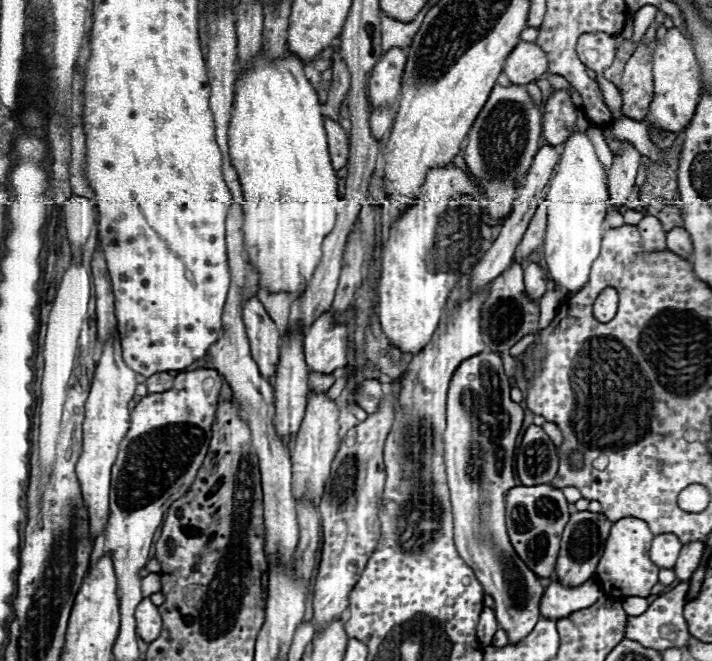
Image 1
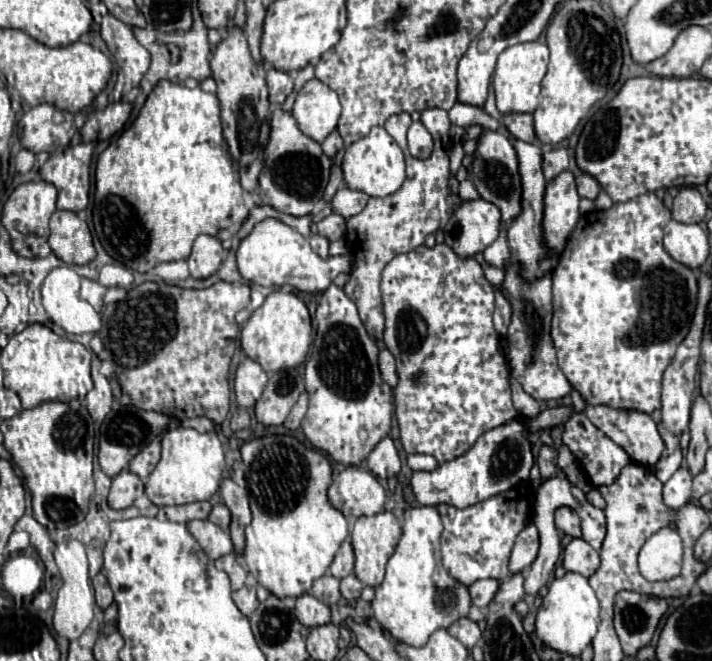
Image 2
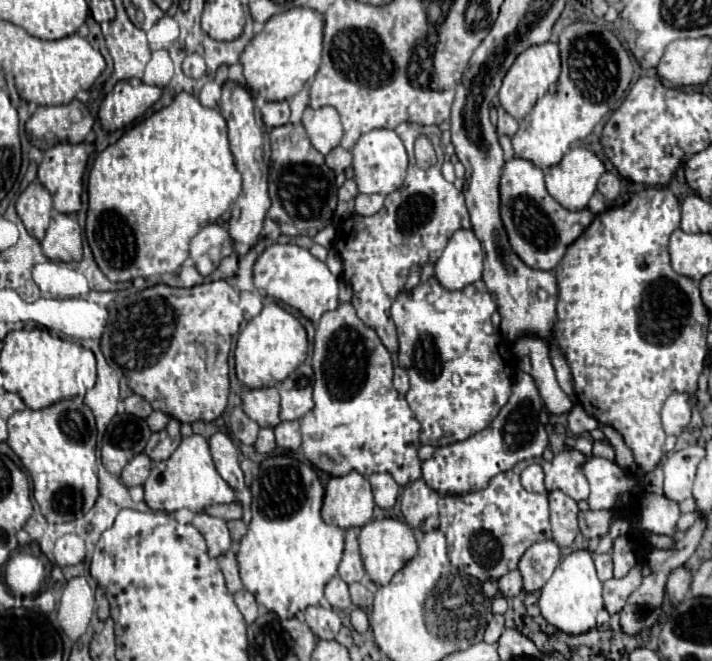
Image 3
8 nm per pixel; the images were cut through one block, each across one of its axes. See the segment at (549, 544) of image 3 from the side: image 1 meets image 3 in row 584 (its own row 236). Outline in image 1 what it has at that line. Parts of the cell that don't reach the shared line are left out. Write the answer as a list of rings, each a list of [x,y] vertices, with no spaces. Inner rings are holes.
[[[542,200],[542,202],[538,202],[536,214],[534,214],[522,242],[518,244],[518,250],[514,254],[514,262],[522,256],[530,256],[530,254],[538,252],[542,248],[542,242],[544,242],[544,232],[546,232],[546,206]]]

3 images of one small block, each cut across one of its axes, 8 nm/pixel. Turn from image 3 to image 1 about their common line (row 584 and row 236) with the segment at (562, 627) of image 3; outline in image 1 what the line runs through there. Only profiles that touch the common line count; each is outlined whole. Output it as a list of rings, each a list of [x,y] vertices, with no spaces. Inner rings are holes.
[[[574,132],[564,144],[564,152],[554,178],[550,180],[550,190],[544,194],[548,208],[548,224],[544,236],[544,260],[550,278],[560,288],[564,296],[580,292],[590,280],[590,268],[600,256],[604,216],[610,204],[606,188],[606,172],[598,162],[592,142],[584,132]]]

